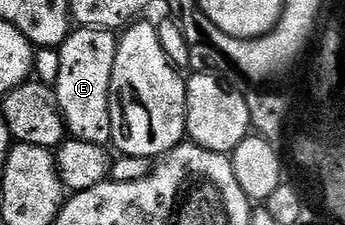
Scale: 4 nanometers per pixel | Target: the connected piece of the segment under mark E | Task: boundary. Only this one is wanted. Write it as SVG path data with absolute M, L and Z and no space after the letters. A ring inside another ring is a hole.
M80 26L69 31L63 44L59 45L60 65L54 91L64 127L71 139L101 146L107 145L112 139L108 95L117 39L117 33L107 28Z

